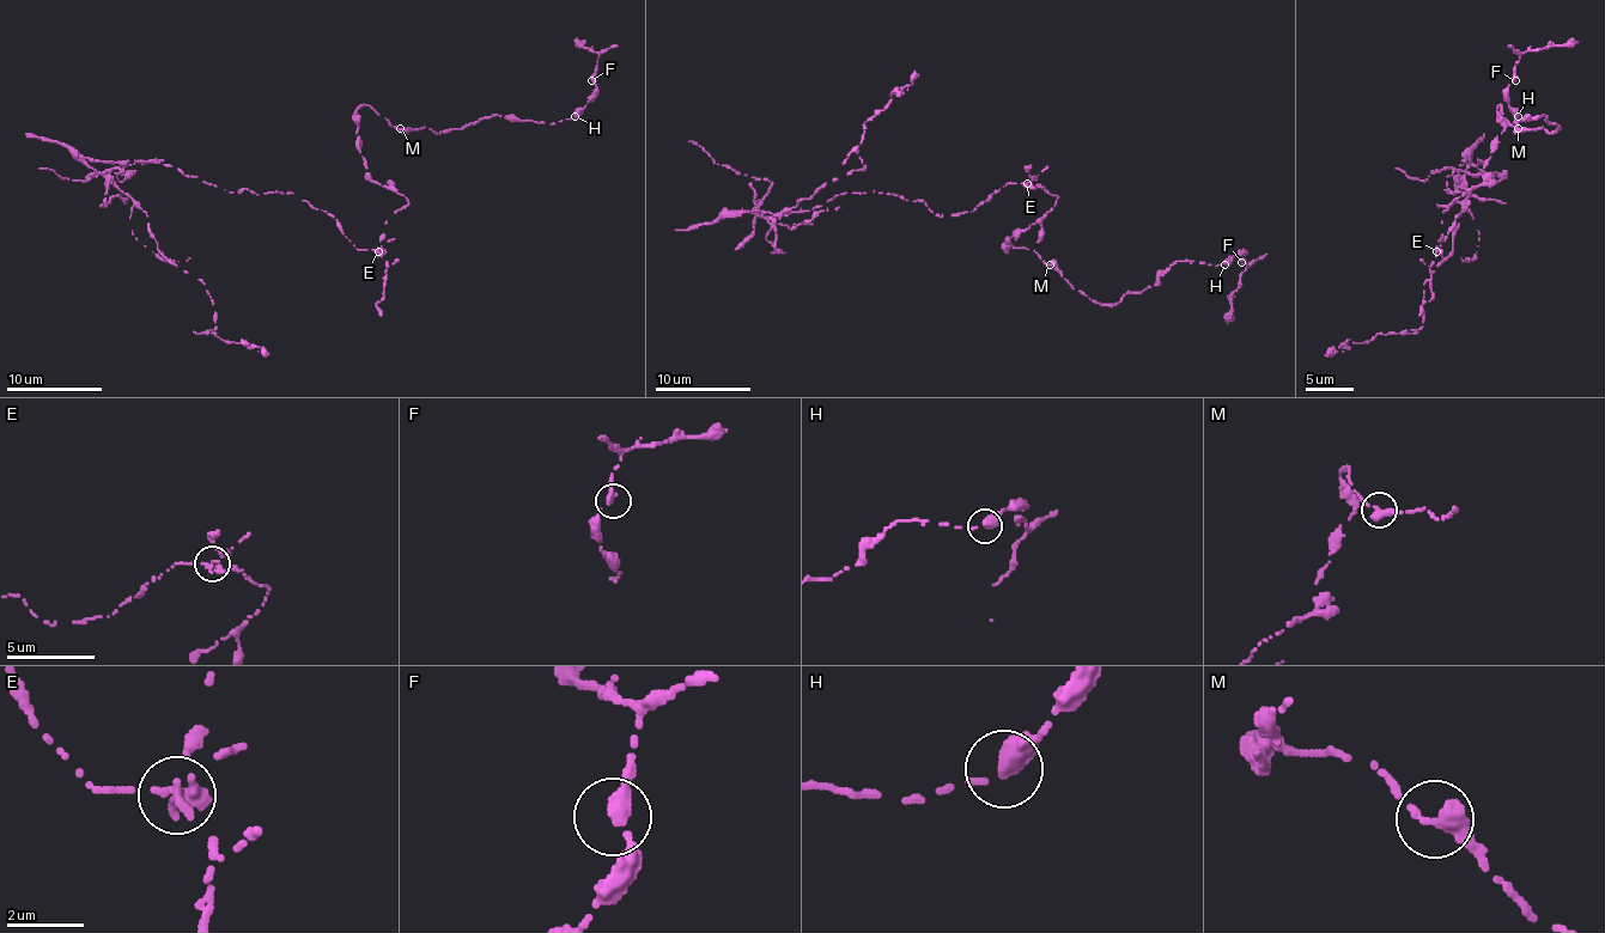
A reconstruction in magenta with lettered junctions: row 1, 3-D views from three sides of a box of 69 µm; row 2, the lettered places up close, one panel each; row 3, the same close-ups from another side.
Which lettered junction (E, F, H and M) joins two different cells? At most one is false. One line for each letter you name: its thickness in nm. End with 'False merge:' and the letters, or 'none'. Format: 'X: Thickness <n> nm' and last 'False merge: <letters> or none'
E: Thickness 300 nm
False merge: E

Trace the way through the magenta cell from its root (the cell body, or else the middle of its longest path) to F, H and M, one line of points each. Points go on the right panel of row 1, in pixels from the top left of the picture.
F: (1451, 226), (1436, 250), (1444, 212), (1484, 181), (1501, 104), (1518, 128), (1558, 128), (1515, 123), (1515, 80)
H: (1451, 226), (1436, 250), (1444, 212), (1484, 181), (1501, 104), (1518, 128), (1558, 128), (1518, 116)
M: (1451, 226), (1436, 250), (1444, 212), (1484, 181), (1491, 140), (1503, 130), (1501, 104), (1518, 128)

